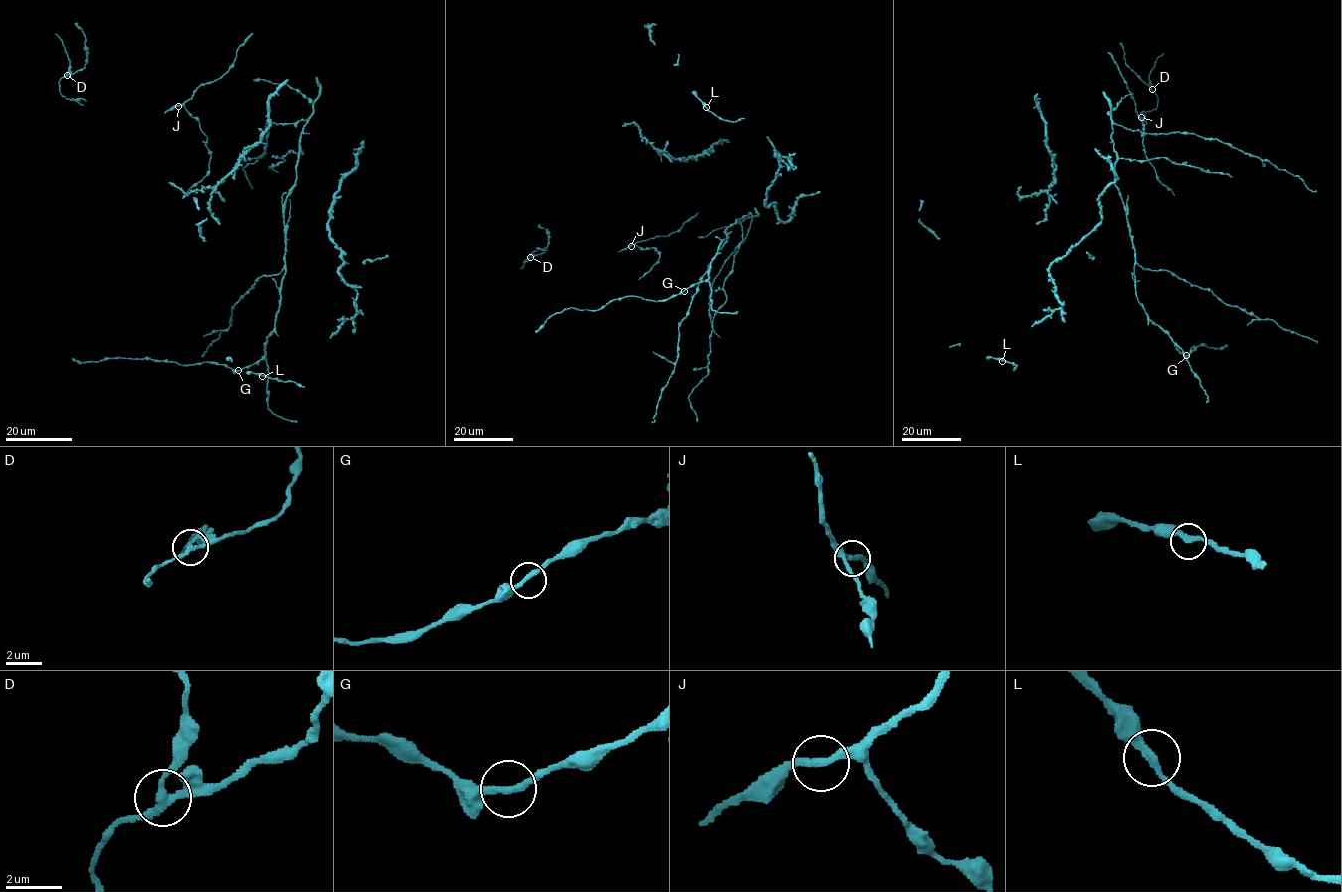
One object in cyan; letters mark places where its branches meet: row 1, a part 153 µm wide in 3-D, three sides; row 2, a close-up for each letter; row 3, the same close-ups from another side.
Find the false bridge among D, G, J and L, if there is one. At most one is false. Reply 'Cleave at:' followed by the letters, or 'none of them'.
Cleave at: D

